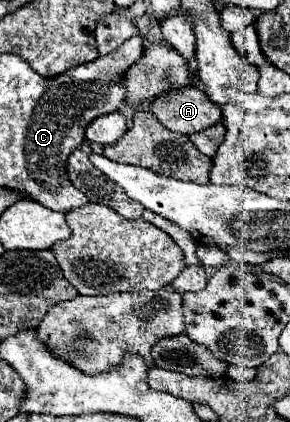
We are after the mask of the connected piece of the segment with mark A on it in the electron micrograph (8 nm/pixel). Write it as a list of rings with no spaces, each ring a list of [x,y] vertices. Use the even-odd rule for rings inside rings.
[[[196,86],[158,96],[150,110],[166,128],[180,134],[200,132],[222,120],[220,108]]]

